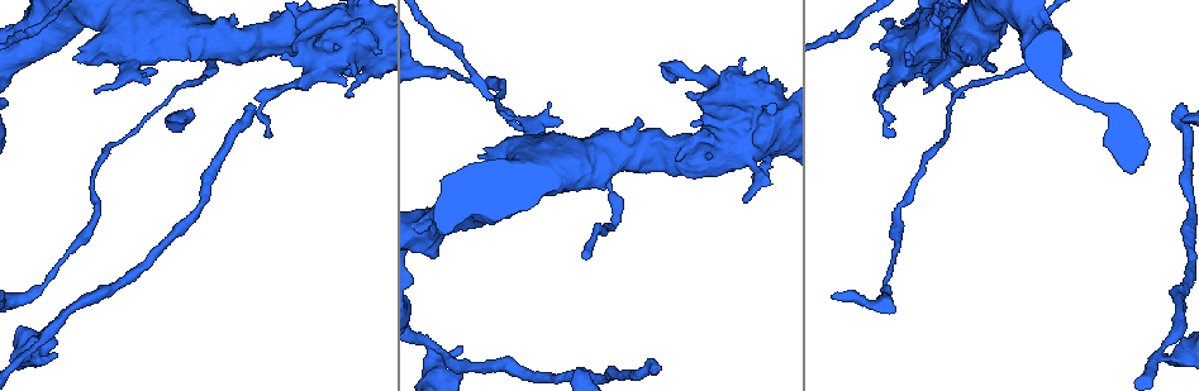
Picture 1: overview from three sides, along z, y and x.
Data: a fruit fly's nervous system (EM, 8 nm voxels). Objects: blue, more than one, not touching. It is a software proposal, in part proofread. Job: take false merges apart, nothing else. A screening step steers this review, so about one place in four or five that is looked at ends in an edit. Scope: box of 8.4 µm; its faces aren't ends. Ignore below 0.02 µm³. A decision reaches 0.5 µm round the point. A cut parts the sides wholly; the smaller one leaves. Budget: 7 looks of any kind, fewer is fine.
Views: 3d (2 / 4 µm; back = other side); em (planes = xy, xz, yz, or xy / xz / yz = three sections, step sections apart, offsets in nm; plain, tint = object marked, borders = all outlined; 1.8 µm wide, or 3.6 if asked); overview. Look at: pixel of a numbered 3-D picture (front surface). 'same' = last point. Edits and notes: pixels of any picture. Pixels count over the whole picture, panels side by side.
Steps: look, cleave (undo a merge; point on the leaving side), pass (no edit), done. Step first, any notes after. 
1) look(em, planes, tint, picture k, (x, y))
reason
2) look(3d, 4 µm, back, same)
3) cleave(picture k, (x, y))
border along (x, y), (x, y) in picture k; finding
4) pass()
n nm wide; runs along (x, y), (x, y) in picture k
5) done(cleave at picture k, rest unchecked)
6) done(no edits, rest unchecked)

look(em, planes, tint, picture 1, (26, 358))
a narrow waist

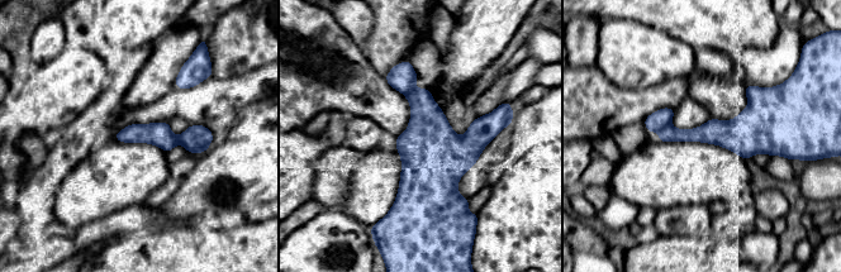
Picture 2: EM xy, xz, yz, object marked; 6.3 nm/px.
cleave(picture 2, (661, 118))
150 nm wide; border along (669, 123), (659, 130) in picture 2; two cells meet here

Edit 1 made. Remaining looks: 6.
look(3d, 4 µm, picture 1, (132, 43))
abrupt turn

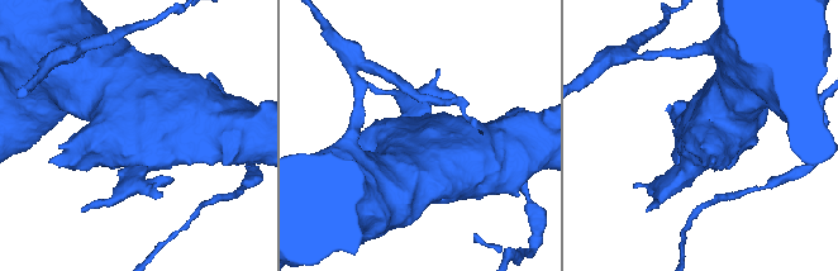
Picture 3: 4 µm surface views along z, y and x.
look(em, 3.6 µm, planes, tint, picture 3, (140, 139))

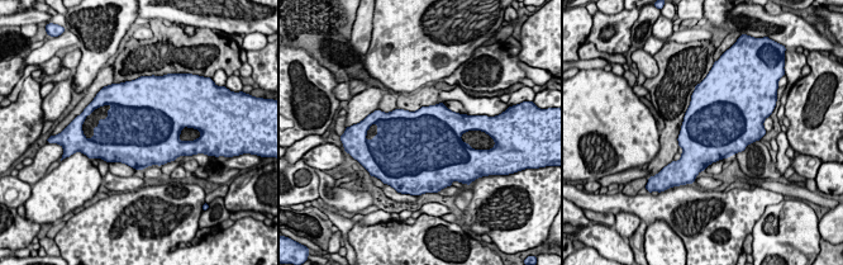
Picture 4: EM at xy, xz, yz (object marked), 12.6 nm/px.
pass()
one cell here

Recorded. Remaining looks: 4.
look(overview)

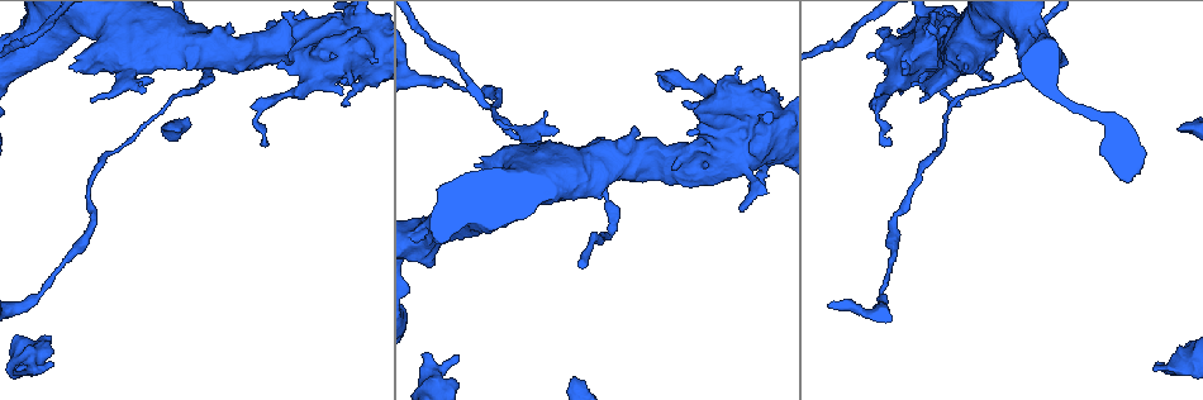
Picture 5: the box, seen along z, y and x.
look(3d, 4 µm, back, picture 5, (750, 127))
sharp bend

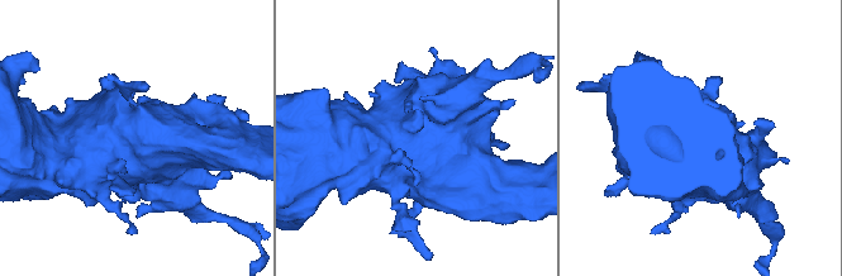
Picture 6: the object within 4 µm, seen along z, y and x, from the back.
look(em, 3.6 µm, yz, step 8, tint, picture 6, (421, 135))

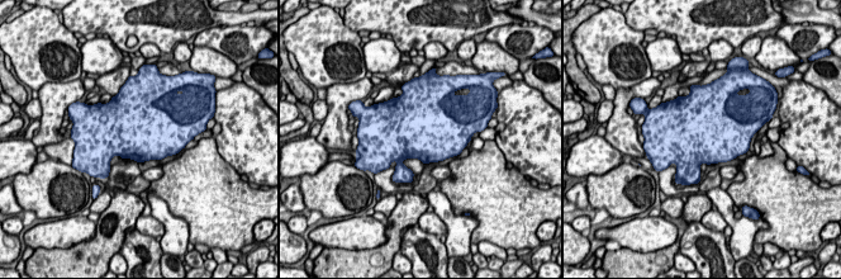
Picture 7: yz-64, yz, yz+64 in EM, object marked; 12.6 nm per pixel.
look(em, 3.6 µm, xy, step 16, tint, same)
cut it another way

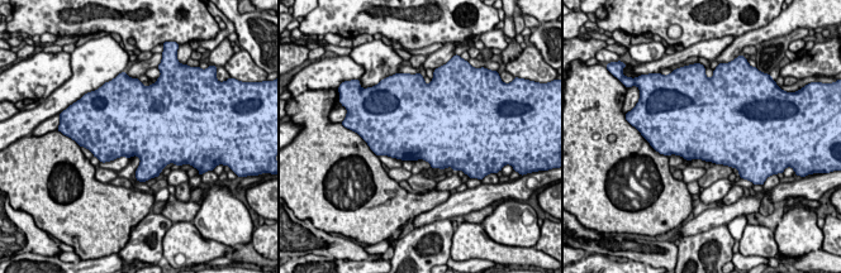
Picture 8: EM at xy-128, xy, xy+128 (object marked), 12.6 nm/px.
pass()
700 nm wide; continuous, no second cell

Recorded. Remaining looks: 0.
done(cleave at picture 2, rest unchecked)

